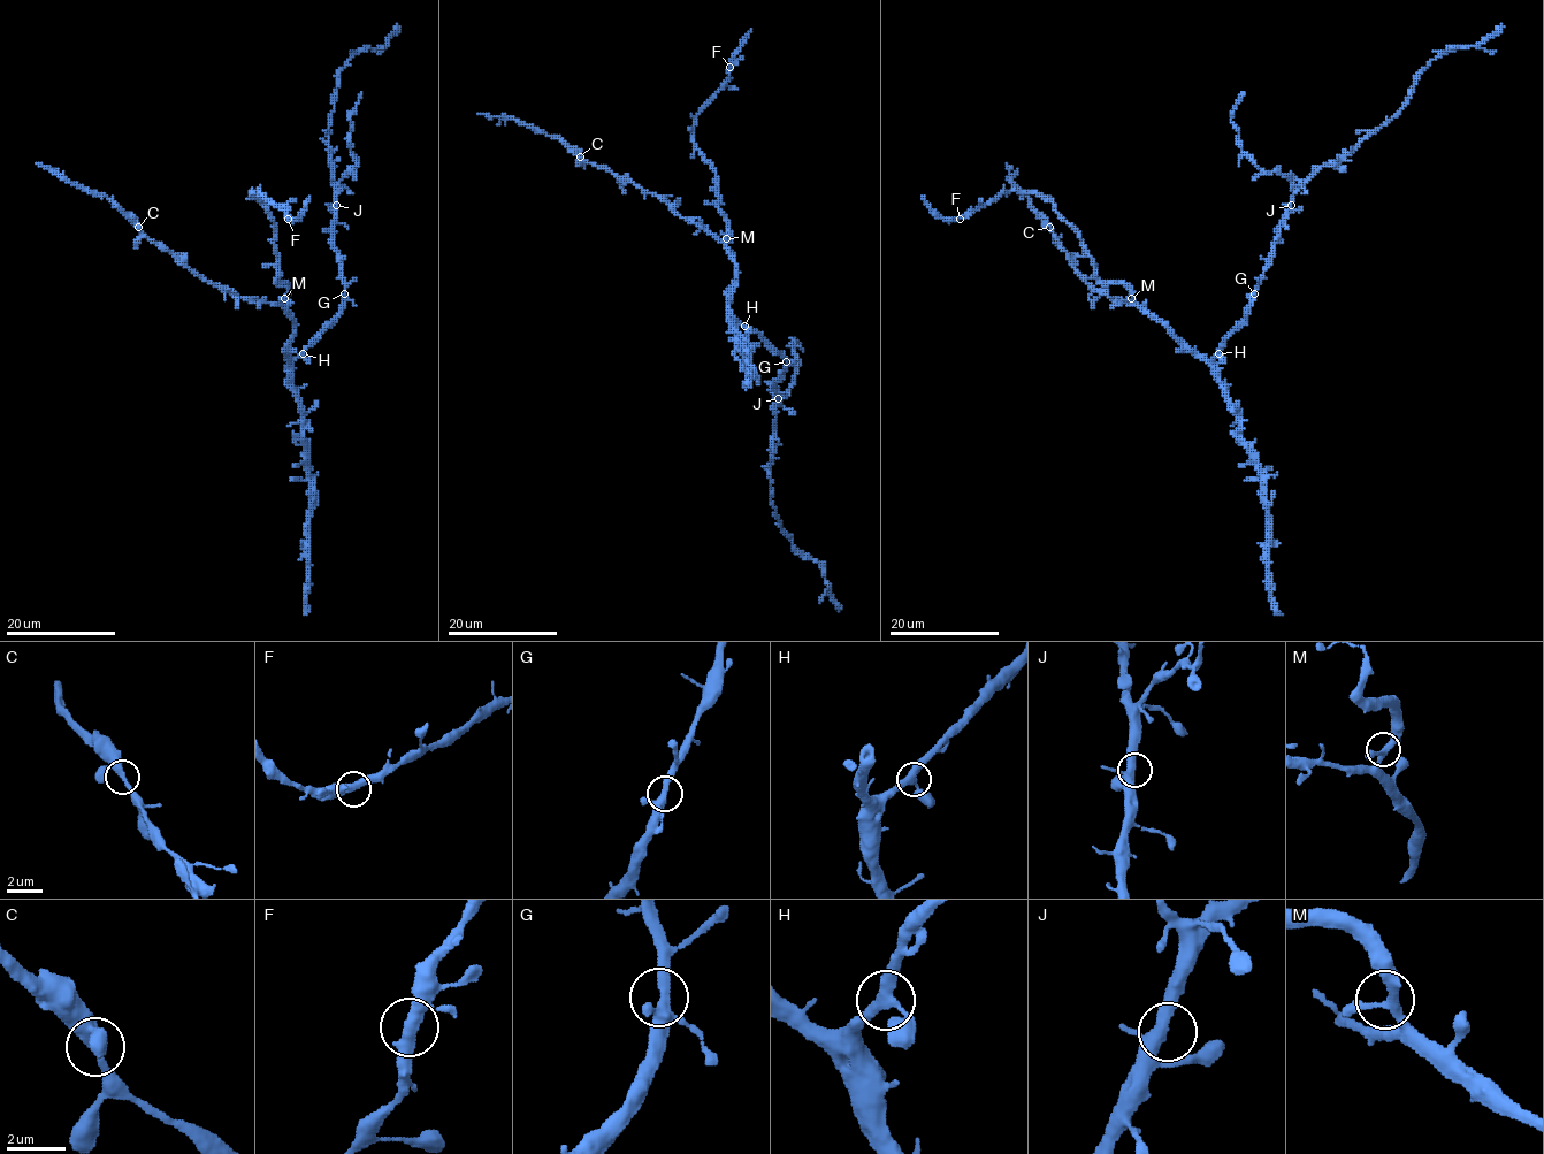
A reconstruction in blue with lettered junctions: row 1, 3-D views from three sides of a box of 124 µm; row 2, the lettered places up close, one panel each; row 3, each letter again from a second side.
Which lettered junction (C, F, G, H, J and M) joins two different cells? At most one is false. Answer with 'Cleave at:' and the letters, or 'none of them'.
Cleave at: none of them

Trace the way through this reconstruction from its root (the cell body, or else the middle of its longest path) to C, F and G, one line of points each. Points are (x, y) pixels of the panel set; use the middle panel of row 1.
C: (763, 338), (732, 314), (730, 287), (735, 265), (721, 243), (678, 215), (657, 197), (580, 157)
F: (763, 338), (732, 314), (727, 219), (717, 172), (693, 138), (694, 115), (730, 67)
G: (763, 338), (786, 361)

